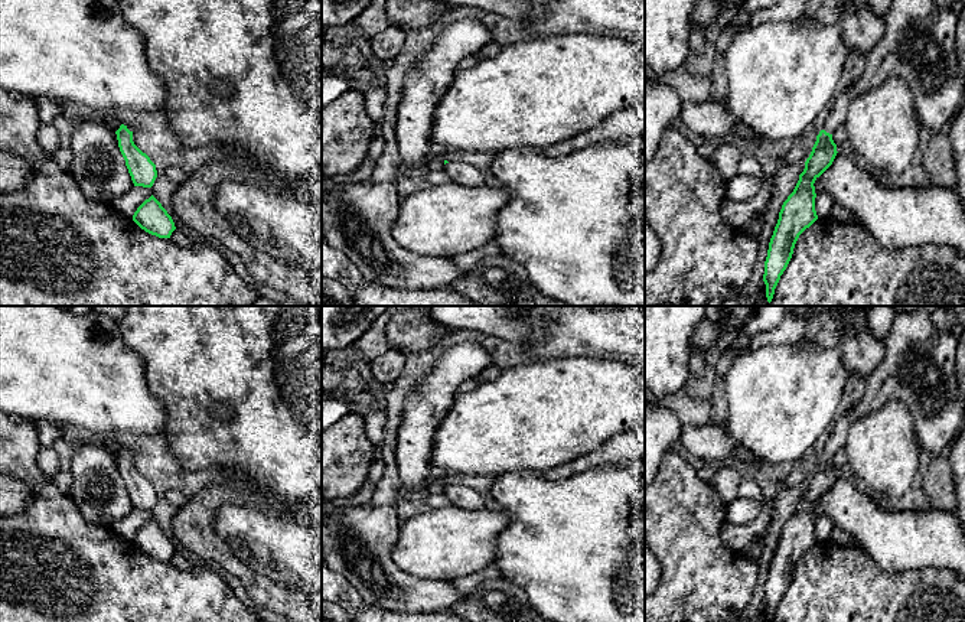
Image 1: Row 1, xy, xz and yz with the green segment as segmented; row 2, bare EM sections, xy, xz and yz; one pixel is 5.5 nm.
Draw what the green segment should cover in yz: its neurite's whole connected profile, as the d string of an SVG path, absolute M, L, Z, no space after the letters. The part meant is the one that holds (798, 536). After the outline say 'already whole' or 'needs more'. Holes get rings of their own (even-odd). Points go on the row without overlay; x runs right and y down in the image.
M904 310L896 313L884 343L884 358L865 380L864 397L852 410L835 419L822 453L816 459L812 475L805 485L805 492L799 498L793 515L782 528L764 584L763 605L767 622L773 622L775 612L792 582L799 559L818 543L814 507L832 488L838 476L832 456L844 447L850 427L860 417L880 410L890 398L900 400L913 417L920 449L929 452L933 457L945 447L952 446L964 427L965 395L959 390L955 369L958 338L948 330L938 330L932 323L929 312Z; needs more

